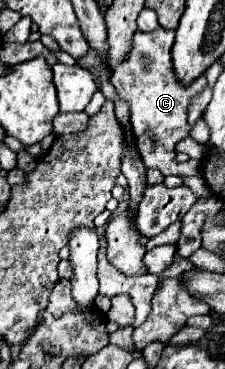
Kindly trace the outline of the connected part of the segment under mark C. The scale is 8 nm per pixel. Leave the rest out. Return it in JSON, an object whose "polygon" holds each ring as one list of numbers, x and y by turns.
{"polygon":[[158,28,148,34,136,32,134,48,128,54,128,60,124,60,124,64,120,64,120,68,112,72,112,84,116,84,120,96,124,96,124,100,128,100,130,104,130,126,138,142,138,150,144,166,158,168,164,176,168,174,192,176,192,174,200,174,200,162,188,160,184,164,178,164,174,156,176,156,176,142,184,140,190,132,186,122,188,106,190,100,202,94,202,90,206,88,206,76,202,74,190,86,180,86,180,82,174,78,172,72,172,58,170,58,172,44,174,44,172,30]]}

